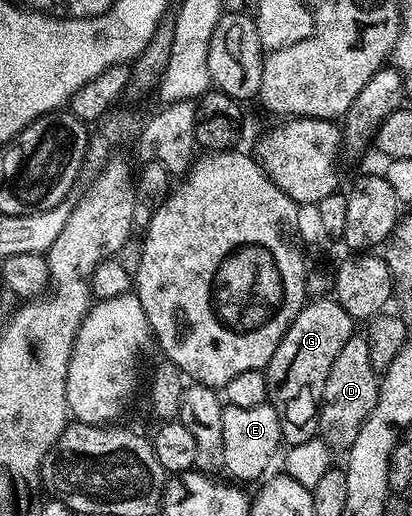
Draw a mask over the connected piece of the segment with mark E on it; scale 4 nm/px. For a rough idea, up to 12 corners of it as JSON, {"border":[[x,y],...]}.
{"border":[[268,404],[226,405],[224,473],[241,484],[268,479],[283,450]]}

